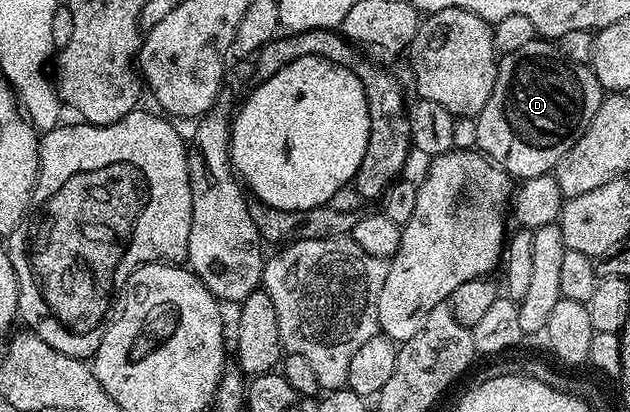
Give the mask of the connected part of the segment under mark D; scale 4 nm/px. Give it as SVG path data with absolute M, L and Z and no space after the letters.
M548 39L532 40L527 42L527 46L514 52L506 52L500 57L491 98L487 98L487 106L483 106L483 110L475 117L476 147L509 177L518 181L524 182L552 173L559 158L563 158L563 154L567 154L567 150L571 150L571 146L575 146L577 139L587 130L602 99L601 83L597 81L588 64L571 62L561 54L556 43Z

